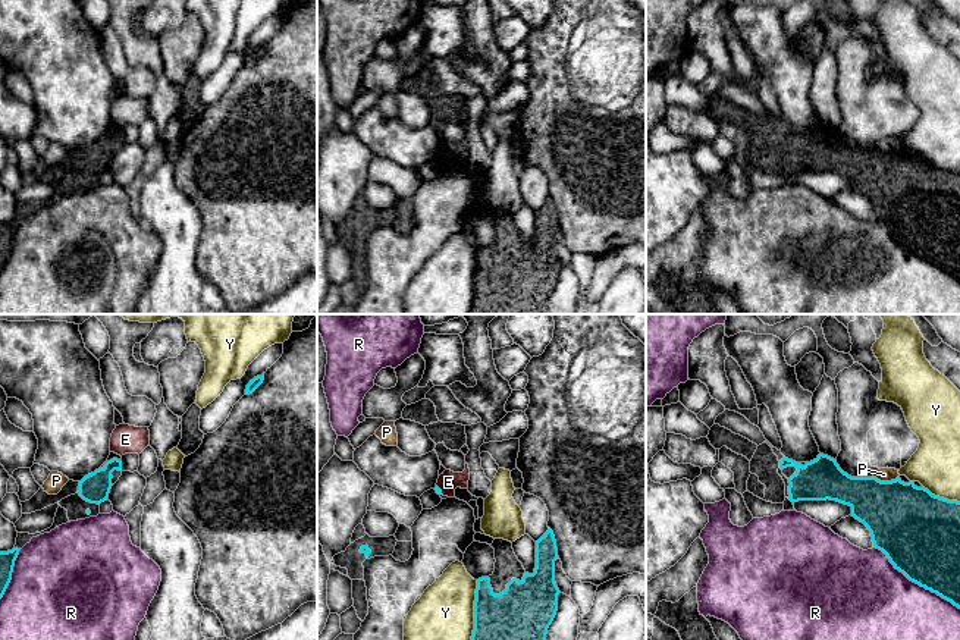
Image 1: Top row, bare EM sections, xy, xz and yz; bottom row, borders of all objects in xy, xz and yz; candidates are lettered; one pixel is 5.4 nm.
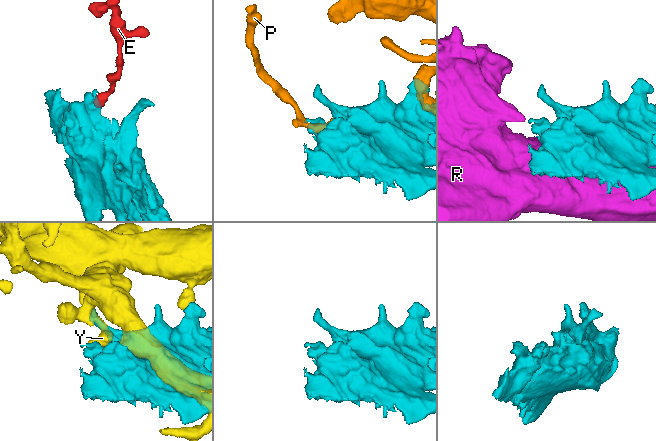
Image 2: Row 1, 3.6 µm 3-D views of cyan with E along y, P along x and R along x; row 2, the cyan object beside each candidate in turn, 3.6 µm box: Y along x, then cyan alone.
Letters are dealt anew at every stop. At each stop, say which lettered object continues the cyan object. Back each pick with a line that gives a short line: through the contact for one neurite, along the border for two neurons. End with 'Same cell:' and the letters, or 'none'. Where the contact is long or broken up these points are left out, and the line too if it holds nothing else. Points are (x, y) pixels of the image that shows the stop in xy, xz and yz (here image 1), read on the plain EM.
Same cell: none

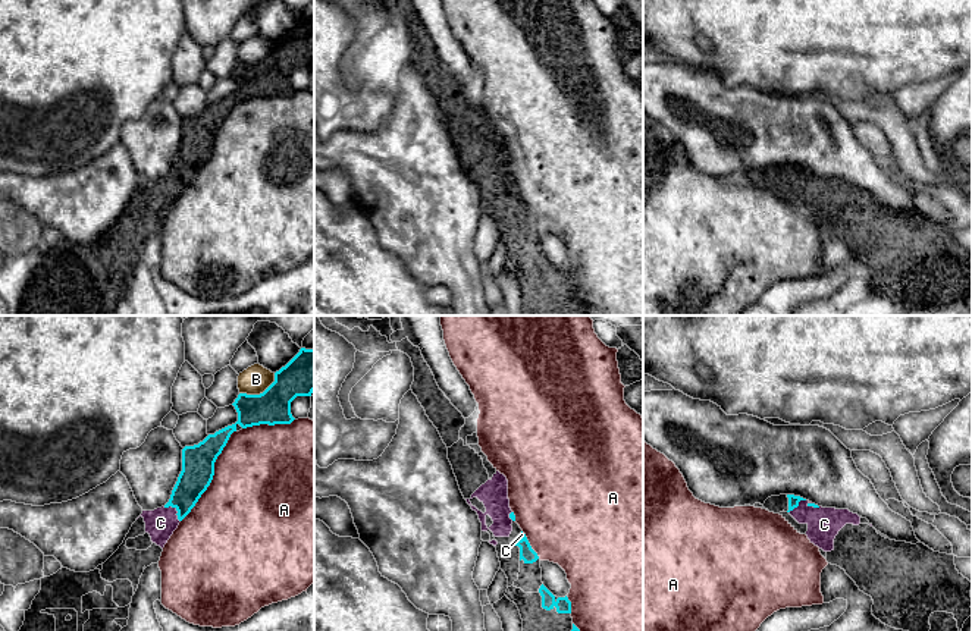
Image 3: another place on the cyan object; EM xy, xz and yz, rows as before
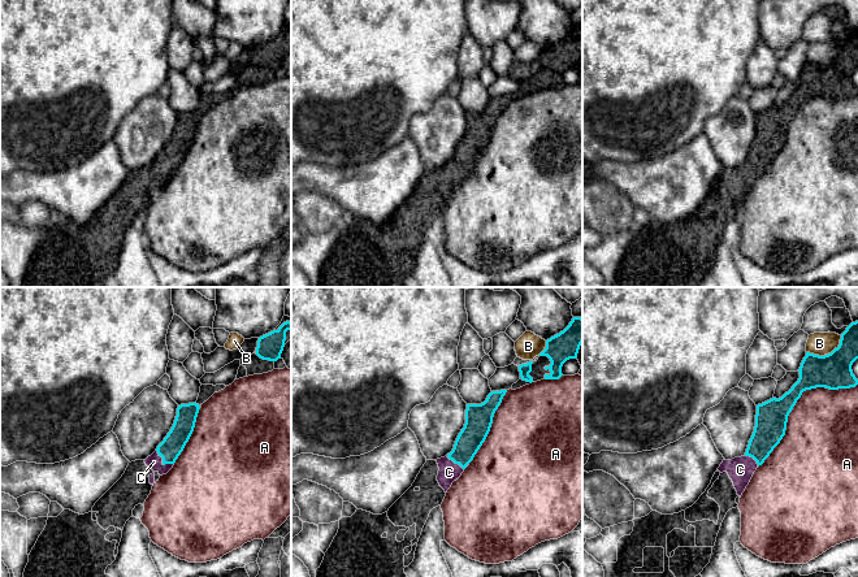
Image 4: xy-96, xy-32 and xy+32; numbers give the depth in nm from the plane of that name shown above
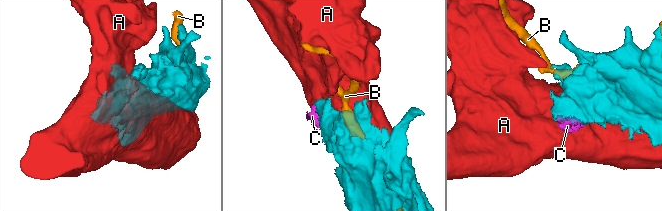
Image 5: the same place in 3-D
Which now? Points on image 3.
C: line xy (197, 144), (176, 181), (160, 194)
Same cell: C

